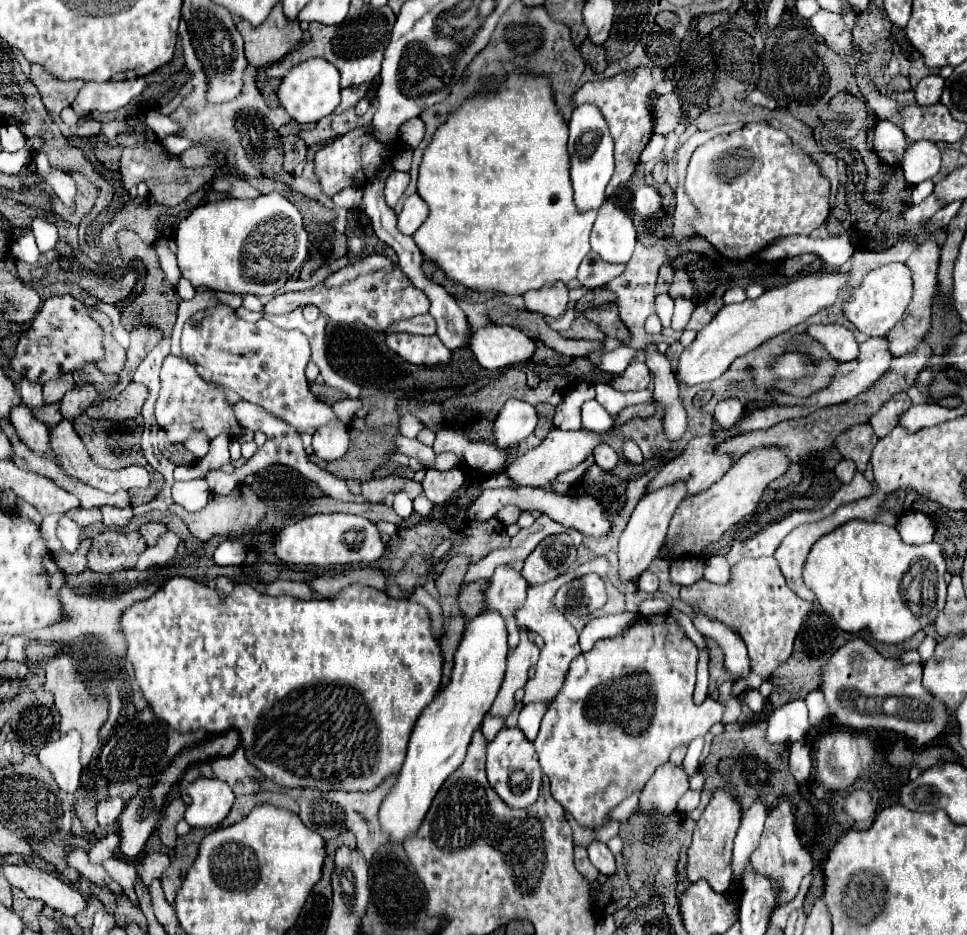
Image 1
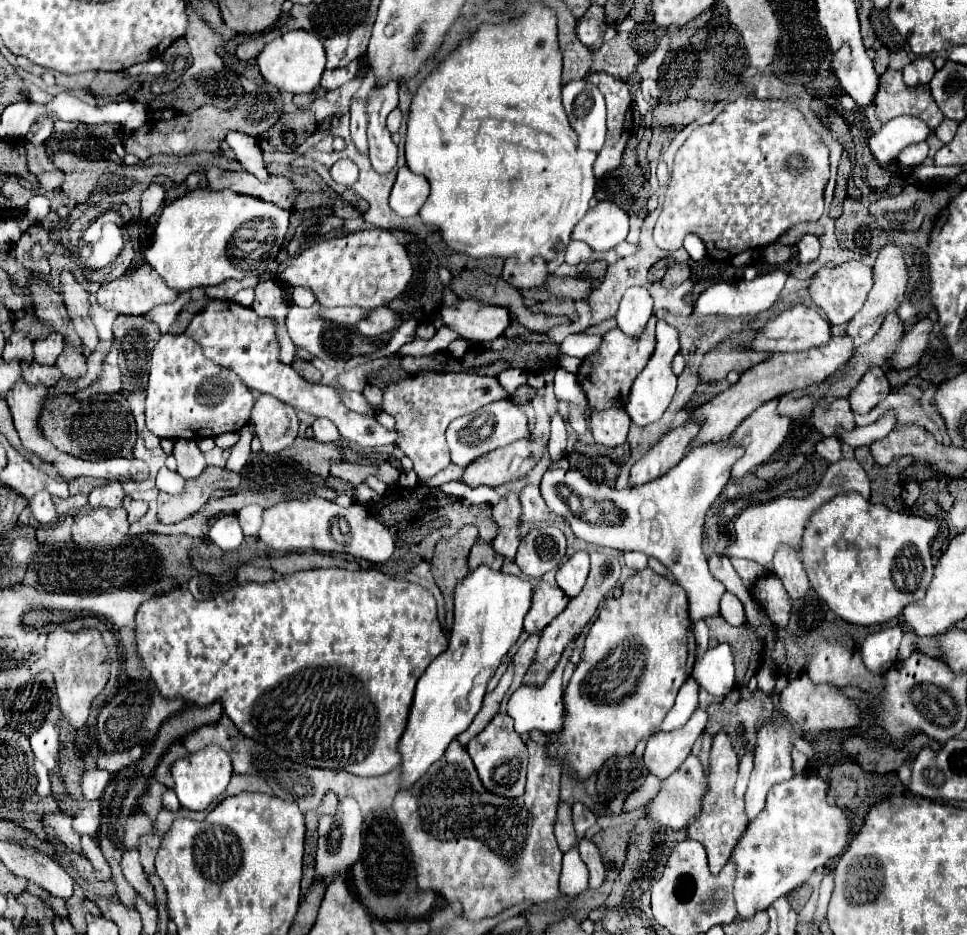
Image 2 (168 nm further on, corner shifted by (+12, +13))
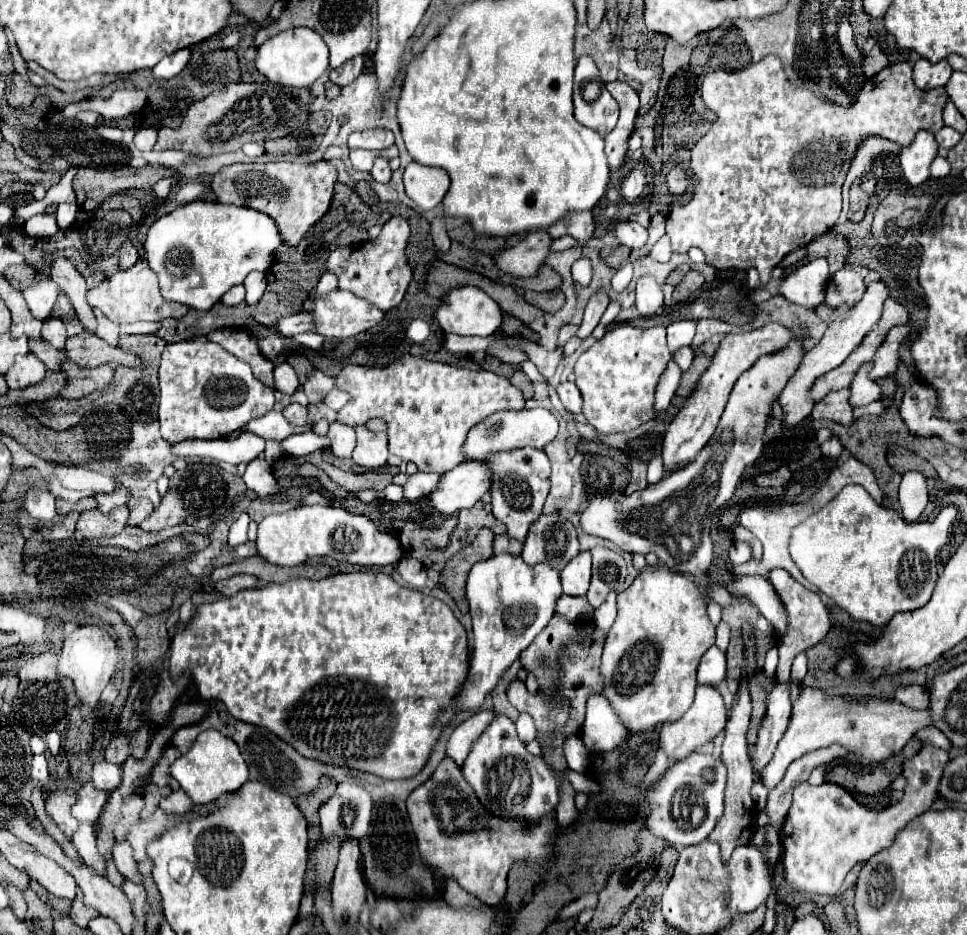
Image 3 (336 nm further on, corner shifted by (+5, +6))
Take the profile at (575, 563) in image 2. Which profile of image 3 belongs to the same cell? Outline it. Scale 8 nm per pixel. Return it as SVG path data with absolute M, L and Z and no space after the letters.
M579 552L561 572L563 594L569 596L585 596L591 580L591 554Z

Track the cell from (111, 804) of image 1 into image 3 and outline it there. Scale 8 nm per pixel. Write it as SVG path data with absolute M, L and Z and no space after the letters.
M109 762L93 764L93 786L101 792L113 792L121 782L121 768Z

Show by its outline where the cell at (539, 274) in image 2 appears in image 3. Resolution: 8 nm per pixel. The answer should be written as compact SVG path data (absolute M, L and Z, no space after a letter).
M529 234L517 246L505 250L497 258L497 264L513 278L533 278L551 254L551 242L549 234Z

